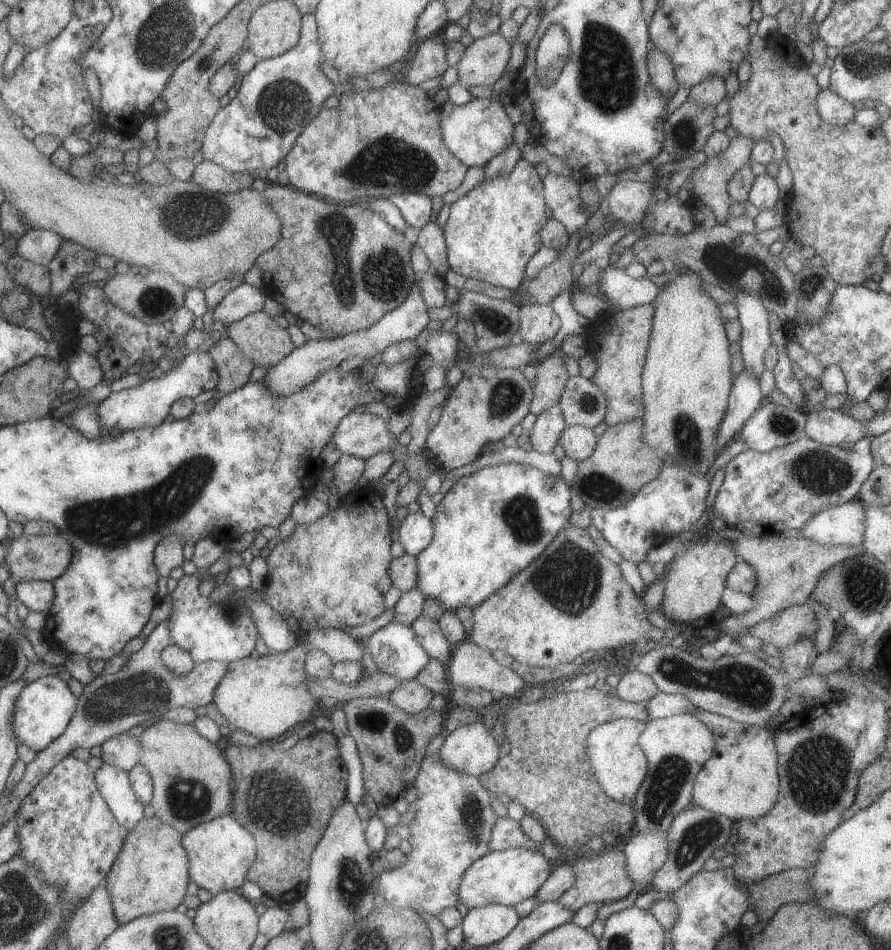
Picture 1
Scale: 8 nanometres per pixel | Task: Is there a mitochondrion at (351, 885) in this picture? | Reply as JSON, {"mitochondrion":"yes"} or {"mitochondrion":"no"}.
{"mitochondrion":"yes"}

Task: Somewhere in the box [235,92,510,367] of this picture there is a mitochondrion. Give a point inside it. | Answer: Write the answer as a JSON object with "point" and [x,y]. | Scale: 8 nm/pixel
{"point":[384,271]}

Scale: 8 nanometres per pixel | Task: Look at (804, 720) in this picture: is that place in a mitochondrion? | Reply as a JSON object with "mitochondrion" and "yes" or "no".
{"mitochondrion":"yes"}

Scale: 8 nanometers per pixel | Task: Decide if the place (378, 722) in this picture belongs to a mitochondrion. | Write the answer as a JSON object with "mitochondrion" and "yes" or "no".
{"mitochondrion":"yes"}

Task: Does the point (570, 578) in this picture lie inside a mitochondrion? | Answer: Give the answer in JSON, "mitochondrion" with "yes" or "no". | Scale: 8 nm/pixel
{"mitochondrion":"yes"}

